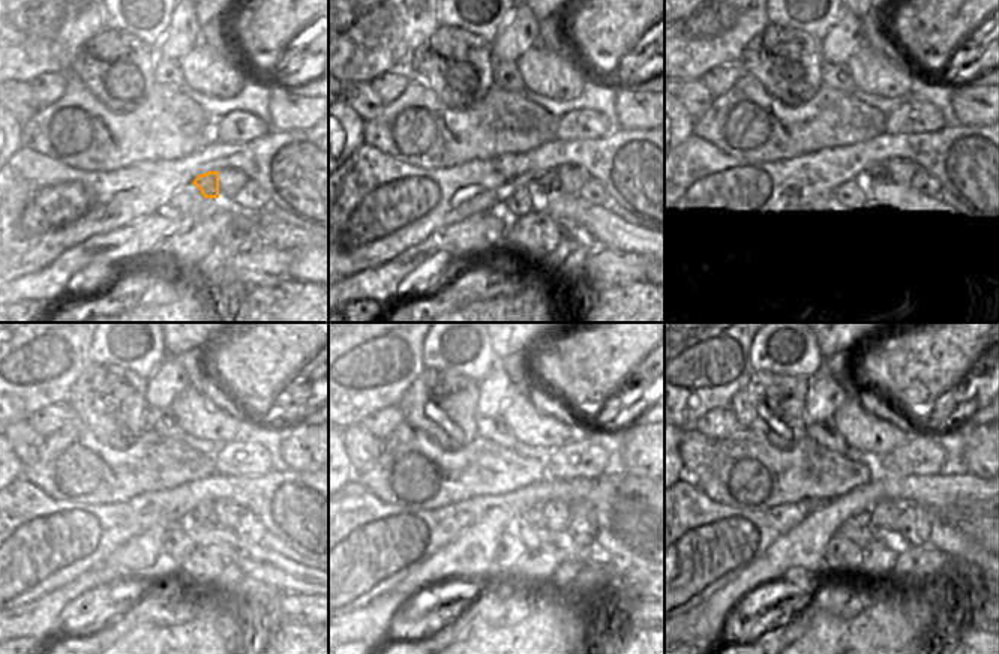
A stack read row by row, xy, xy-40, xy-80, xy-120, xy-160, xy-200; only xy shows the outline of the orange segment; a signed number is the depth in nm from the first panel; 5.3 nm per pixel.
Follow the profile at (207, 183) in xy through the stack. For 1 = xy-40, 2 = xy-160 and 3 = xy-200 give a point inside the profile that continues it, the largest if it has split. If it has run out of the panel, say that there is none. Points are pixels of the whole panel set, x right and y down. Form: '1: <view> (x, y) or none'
1: xy-40 (546, 183)
2: xy-160 (534, 515)
3: xy-200 (863, 518)

